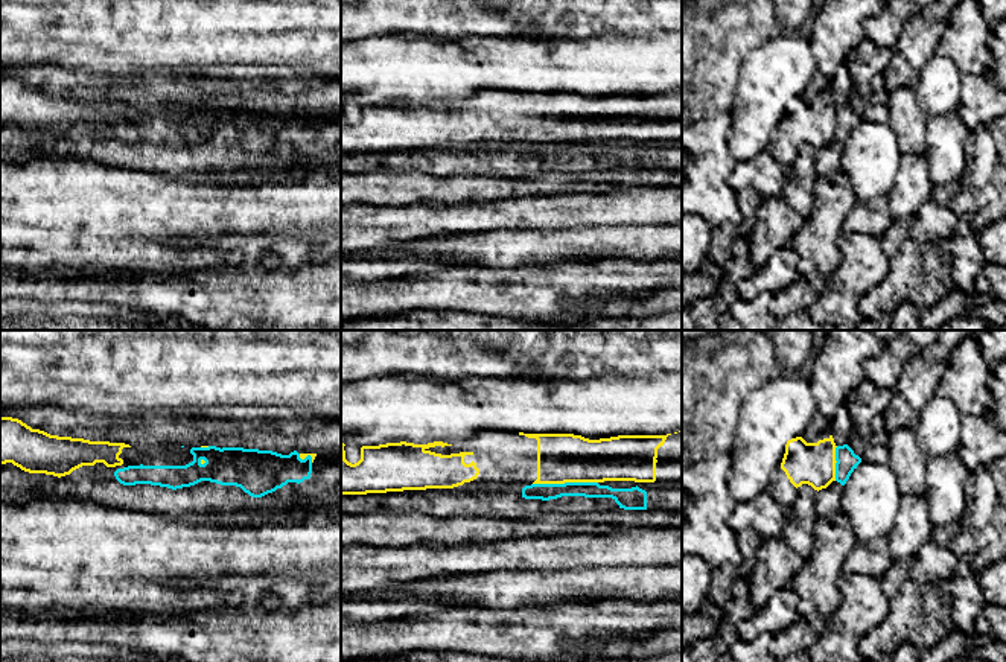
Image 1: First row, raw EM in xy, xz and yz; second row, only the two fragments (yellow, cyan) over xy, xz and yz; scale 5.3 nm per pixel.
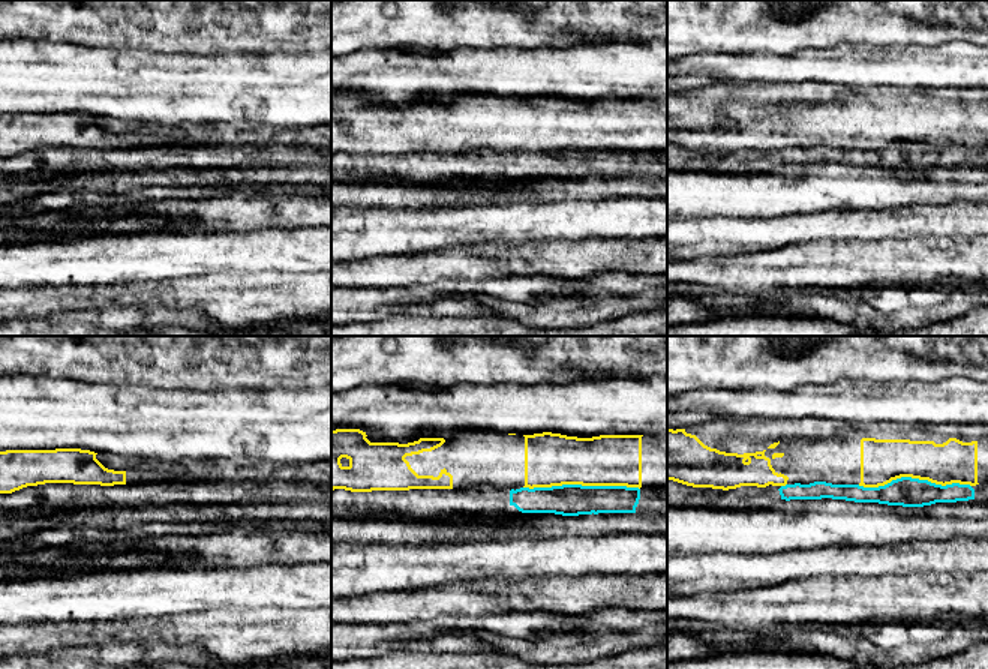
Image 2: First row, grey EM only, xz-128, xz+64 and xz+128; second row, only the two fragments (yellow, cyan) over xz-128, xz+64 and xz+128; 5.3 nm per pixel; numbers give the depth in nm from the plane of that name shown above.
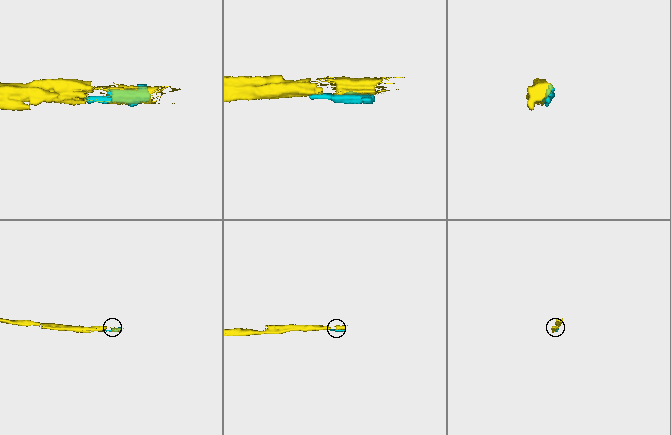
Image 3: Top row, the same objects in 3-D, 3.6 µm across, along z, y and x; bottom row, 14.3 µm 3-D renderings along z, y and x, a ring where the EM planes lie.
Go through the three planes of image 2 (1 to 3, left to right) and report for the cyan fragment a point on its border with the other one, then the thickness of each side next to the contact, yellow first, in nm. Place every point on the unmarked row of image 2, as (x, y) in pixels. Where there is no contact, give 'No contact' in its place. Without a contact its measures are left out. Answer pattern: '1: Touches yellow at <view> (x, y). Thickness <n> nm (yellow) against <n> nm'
1: No contact
2: Touches yellow at xz+64 (582, 149). Thickness 280 nm (yellow) against 180 nm
3: Touches yellow at xz+128 (915, 141). Thickness 240 nm (yellow) against 160 nm

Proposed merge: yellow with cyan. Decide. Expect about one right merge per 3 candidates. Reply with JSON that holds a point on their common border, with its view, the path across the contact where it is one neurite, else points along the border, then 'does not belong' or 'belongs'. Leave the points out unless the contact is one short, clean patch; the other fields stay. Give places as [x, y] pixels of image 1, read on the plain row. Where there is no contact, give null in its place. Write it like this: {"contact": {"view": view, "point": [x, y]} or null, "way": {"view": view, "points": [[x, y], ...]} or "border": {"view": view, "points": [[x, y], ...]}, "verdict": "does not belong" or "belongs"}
{"contact": {"view": "xz", "point": [565, 140]}, "verdict": "does not belong"}

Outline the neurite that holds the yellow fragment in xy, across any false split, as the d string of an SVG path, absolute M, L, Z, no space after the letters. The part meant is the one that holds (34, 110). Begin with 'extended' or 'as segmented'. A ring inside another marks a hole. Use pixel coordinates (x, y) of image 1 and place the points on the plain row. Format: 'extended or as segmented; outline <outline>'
extended; outline M0 76L0 125L12 122L29 132L65 135L73 129L88 125L96 129L96 122L103 122L107 129L100 135L114 135L119 125L140 125L149 119L128 117L125 102L90 100L84 97L50 94L32 88L12 76Z

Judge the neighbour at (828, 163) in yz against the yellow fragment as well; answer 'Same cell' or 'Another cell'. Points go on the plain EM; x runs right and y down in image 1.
Another cell

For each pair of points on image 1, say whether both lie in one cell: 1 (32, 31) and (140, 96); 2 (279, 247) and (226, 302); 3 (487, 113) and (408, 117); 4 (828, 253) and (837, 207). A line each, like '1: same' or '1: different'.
1: different
2: same
3: same
4: same

